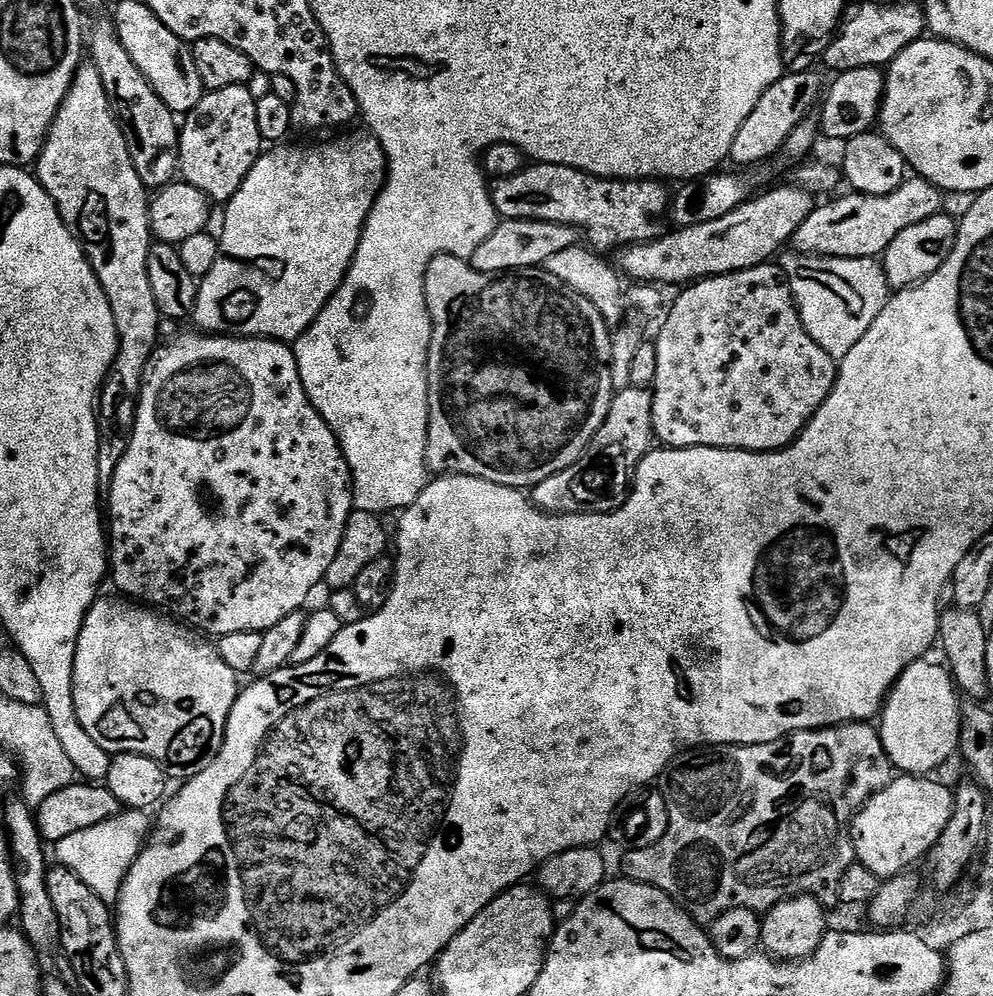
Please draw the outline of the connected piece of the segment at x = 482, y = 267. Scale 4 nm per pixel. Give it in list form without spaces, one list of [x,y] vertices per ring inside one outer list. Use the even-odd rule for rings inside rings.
[[[505,220],[497,223],[494,234],[474,250],[470,263],[479,272],[515,272],[517,268],[538,268],[547,265],[551,256],[561,250],[577,247],[577,229],[571,224],[551,224],[545,220]]]

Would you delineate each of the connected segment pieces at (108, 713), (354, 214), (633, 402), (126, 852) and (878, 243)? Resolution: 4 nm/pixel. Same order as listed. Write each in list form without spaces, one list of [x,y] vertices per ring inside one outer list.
[[[97,598],[93,602],[91,610],[86,614],[84,625],[78,637],[76,657],[74,658],[74,690],[72,691],[78,722],[82,722],[86,734],[90,734],[90,738],[94,738],[94,742],[98,742],[98,746],[102,750],[113,754],[117,752],[146,754],[146,758],[154,758],[154,762],[161,764],[168,772],[169,777],[176,782],[198,775],[202,770],[206,770],[206,766],[210,766],[210,762],[216,756],[216,751],[224,741],[224,731],[228,725],[230,710],[238,695],[238,687],[236,688],[238,674],[234,670],[230,670],[230,666],[226,666],[226,662],[222,662],[215,643],[209,642],[203,635],[193,631],[191,627],[136,602],[125,602],[123,599],[120,599],[121,601],[104,599]]]
[[[361,130],[361,132],[352,132],[349,136],[340,136],[337,140],[328,140],[325,144],[292,144],[293,142],[285,143],[283,146],[272,146],[267,149],[261,156],[254,162],[254,166],[250,170],[250,174],[246,174],[246,178],[242,182],[242,186],[239,188],[232,199],[227,201],[226,207],[228,208],[224,212],[224,229],[218,232],[218,239],[220,241],[220,256],[214,262],[213,268],[210,269],[210,274],[206,274],[199,281],[198,291],[196,294],[196,308],[191,314],[191,323],[196,323],[201,333],[211,334],[213,336],[264,336],[268,340],[283,340],[285,342],[295,342],[298,337],[307,330],[308,327],[318,318],[318,314],[326,306],[326,302],[330,300],[332,295],[338,290],[338,286],[346,278],[348,268],[352,264],[354,254],[358,250],[358,242],[360,241],[360,231],[364,229],[364,223],[366,218],[370,214],[370,210],[374,206],[374,202],[378,198],[378,194],[384,189],[384,178],[388,171],[388,160],[384,156],[382,146],[378,142],[378,138],[372,135],[367,130]]]
[[[631,387],[617,391],[612,397],[606,422],[598,430],[598,434],[594,434],[580,460],[566,470],[538,482],[530,492],[532,503],[549,514],[618,510],[628,498],[640,459],[648,455],[653,447],[653,414],[651,387]]]
[[[122,810],[114,818],[98,822],[98,826],[78,830],[78,834],[70,834],[70,838],[57,840],[54,844],[56,856],[60,859],[57,861],[77,875],[107,905],[115,905],[124,879],[127,878],[132,863],[140,857],[150,835],[148,816],[149,813],[144,810]]]
[[[909,175],[900,188],[888,196],[866,196],[849,194],[841,200],[821,203],[812,211],[810,218],[798,226],[792,237],[791,247],[805,252],[805,257],[833,256],[834,258],[873,258],[883,257],[884,251],[914,222],[926,222],[926,218],[941,215],[946,199],[945,193],[935,188],[921,176]]]

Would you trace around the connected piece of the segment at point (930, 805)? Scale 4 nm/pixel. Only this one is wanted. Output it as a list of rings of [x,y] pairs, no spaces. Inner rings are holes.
[[[900,774],[890,781],[881,792],[875,792],[864,803],[863,808],[852,818],[850,835],[852,846],[856,851],[856,859],[866,866],[876,876],[891,878],[907,873],[911,864],[923,861],[932,847],[938,842],[942,830],[952,817],[952,798],[954,795],[951,787],[939,784],[934,778],[921,778],[919,775]]]

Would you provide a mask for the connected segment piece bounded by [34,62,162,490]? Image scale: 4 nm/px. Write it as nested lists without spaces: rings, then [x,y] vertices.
[[[81,63],[76,69],[70,90],[44,140],[40,159],[34,165],[34,175],[59,208],[64,225],[83,243],[90,266],[96,271],[98,282],[110,302],[110,310],[114,314],[114,322],[120,335],[118,354],[107,378],[104,379],[104,387],[100,390],[98,401],[98,478],[101,489],[106,490],[112,485],[114,470],[118,470],[118,462],[122,462],[132,441],[136,411],[140,405],[140,391],[144,385],[144,372],[161,343],[162,317],[158,310],[158,302],[154,302],[154,290],[150,290],[148,273],[148,255],[154,243],[152,223],[148,217],[150,192],[145,188],[142,178],[138,178],[138,170],[134,170],[134,162],[130,158],[130,150],[126,146],[126,138],[122,134],[120,124],[116,121],[116,114],[112,111],[106,86],[102,86],[102,78],[92,63]]]

